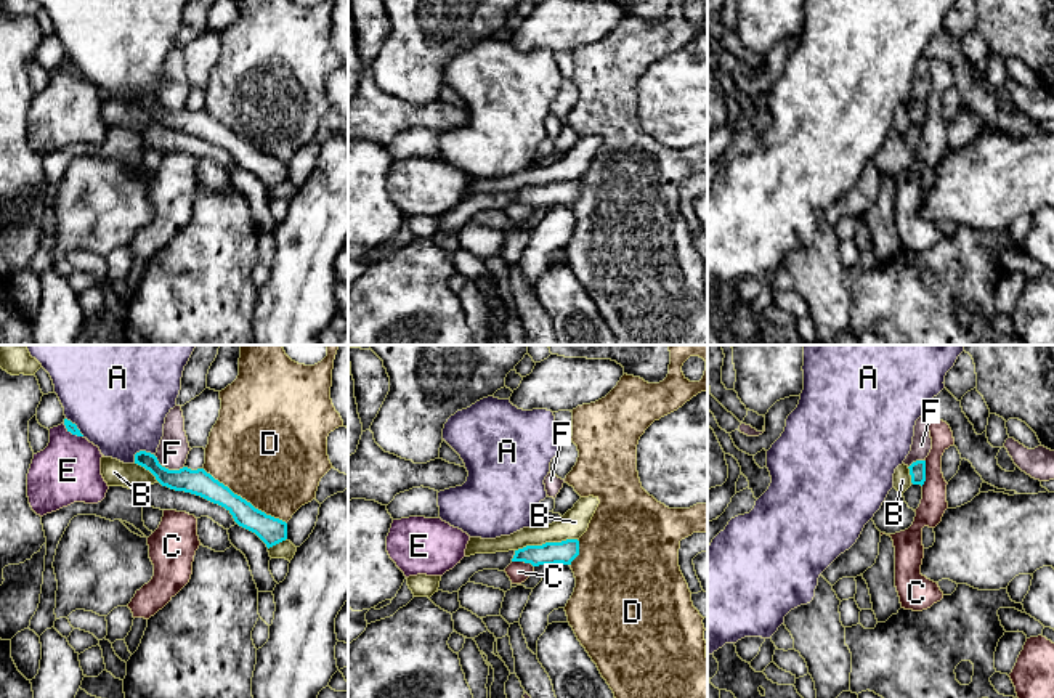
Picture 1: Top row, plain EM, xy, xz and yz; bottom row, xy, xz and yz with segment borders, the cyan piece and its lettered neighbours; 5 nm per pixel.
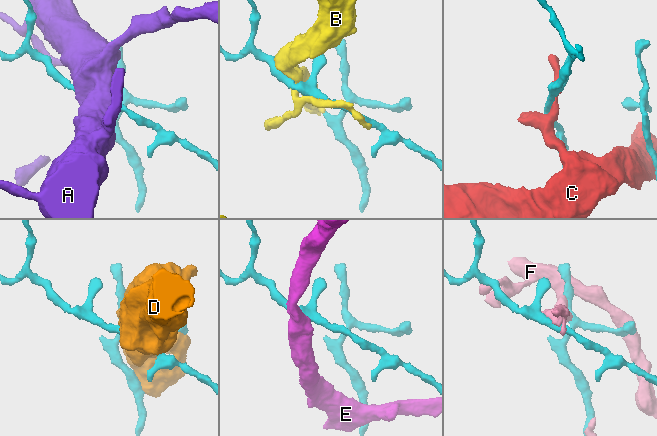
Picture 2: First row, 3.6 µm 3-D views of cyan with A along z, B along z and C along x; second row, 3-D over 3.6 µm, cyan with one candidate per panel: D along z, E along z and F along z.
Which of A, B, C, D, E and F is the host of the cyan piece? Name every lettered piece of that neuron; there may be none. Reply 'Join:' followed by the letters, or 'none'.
Join: B

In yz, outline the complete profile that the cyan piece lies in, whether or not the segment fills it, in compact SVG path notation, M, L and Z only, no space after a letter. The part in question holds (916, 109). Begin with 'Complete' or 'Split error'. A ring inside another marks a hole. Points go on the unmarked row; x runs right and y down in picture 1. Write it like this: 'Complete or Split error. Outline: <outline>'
Split error. Outline: M916 101L910 108L902 104L894 114L894 128L905 133L911 125L924 125L926 122L926 101Z

